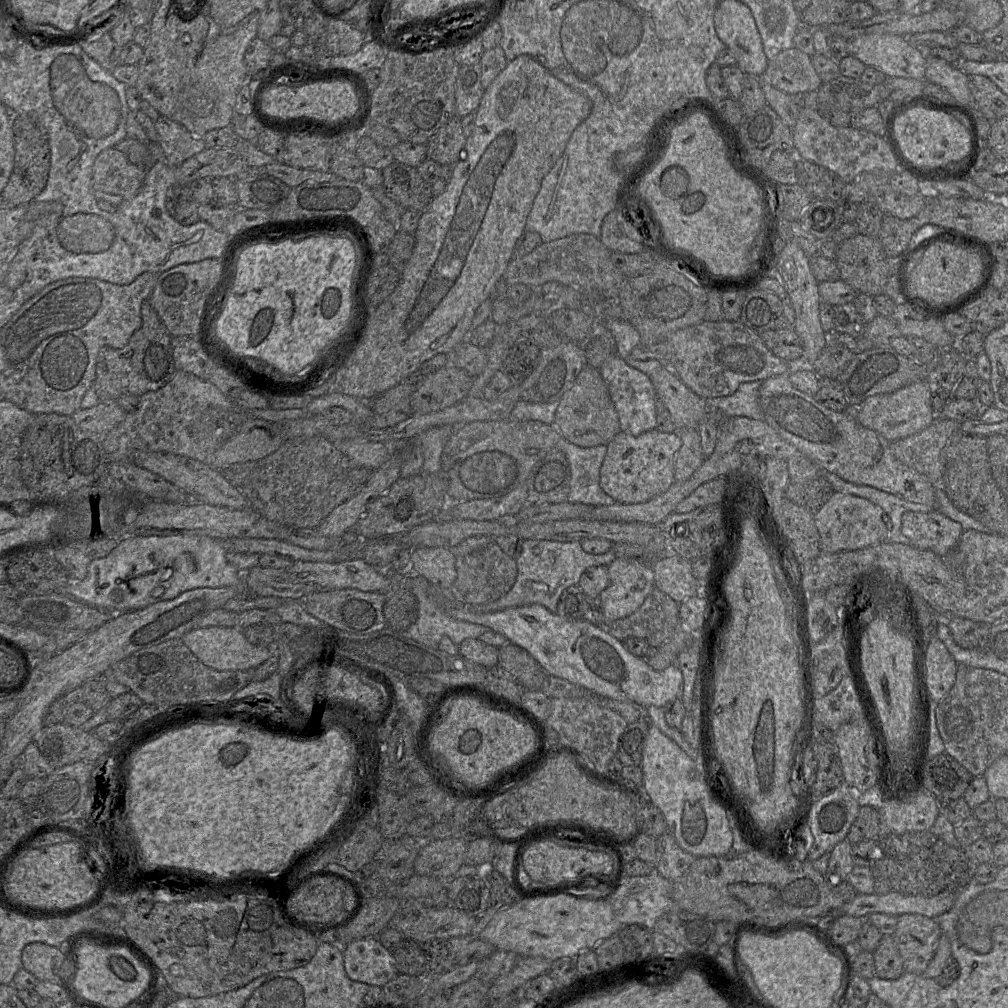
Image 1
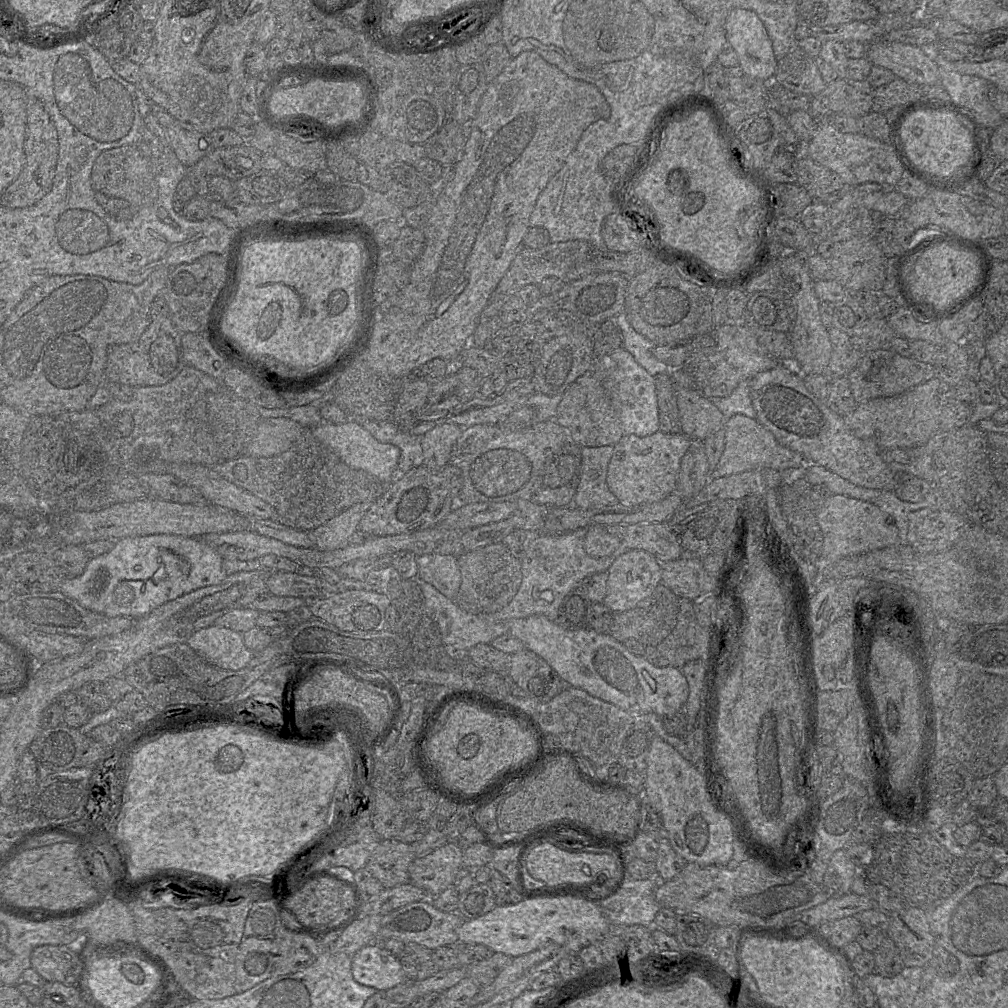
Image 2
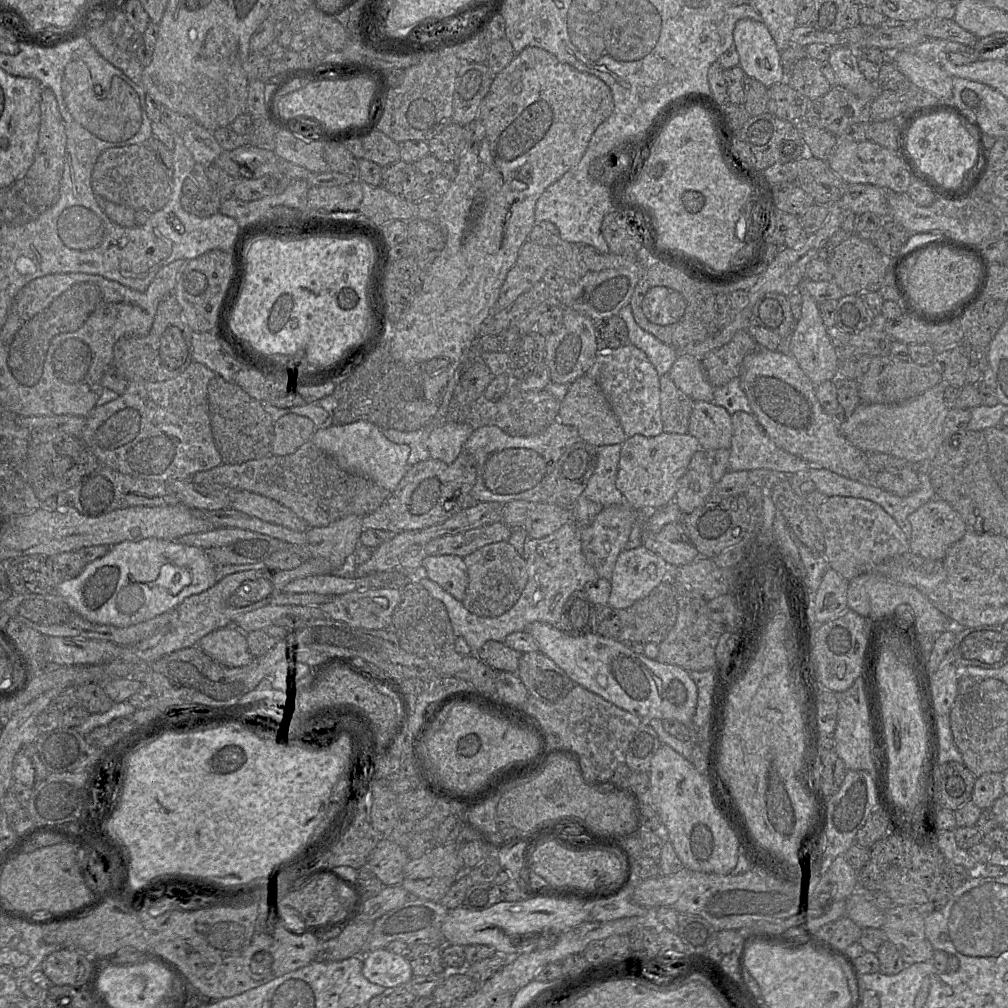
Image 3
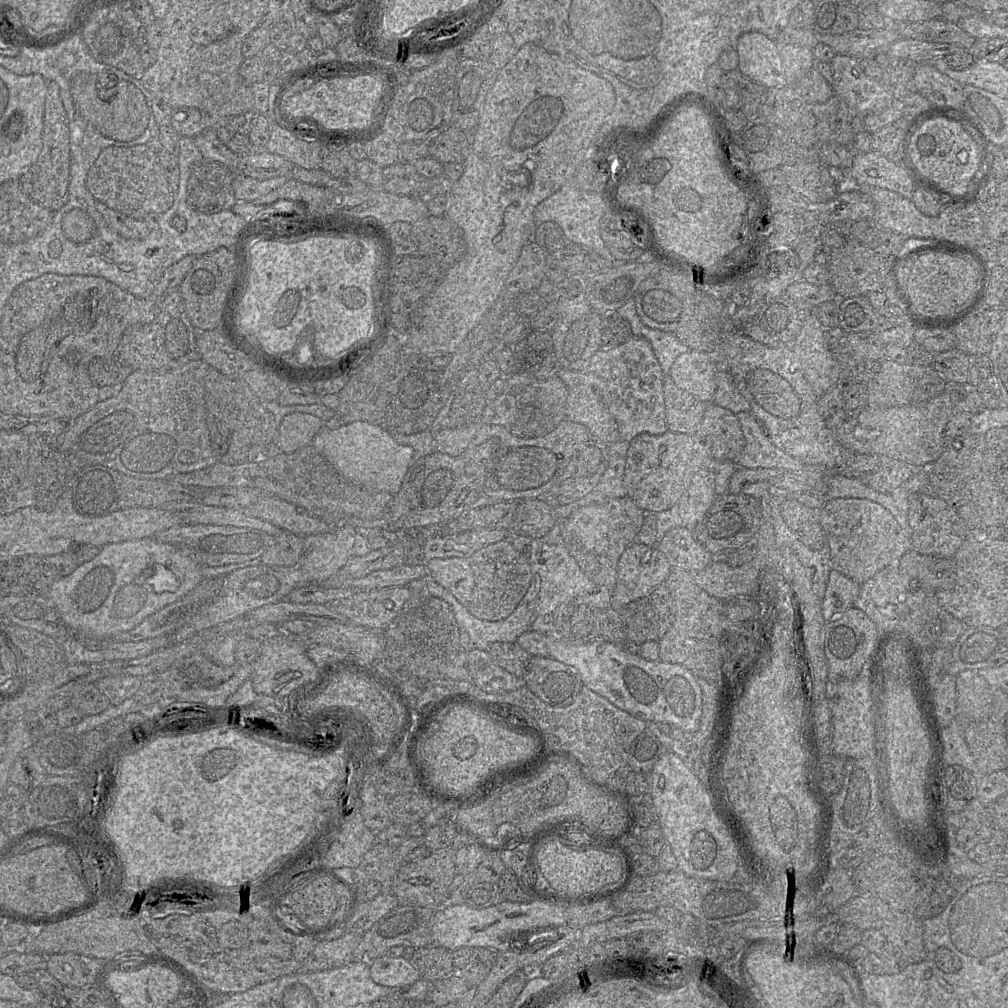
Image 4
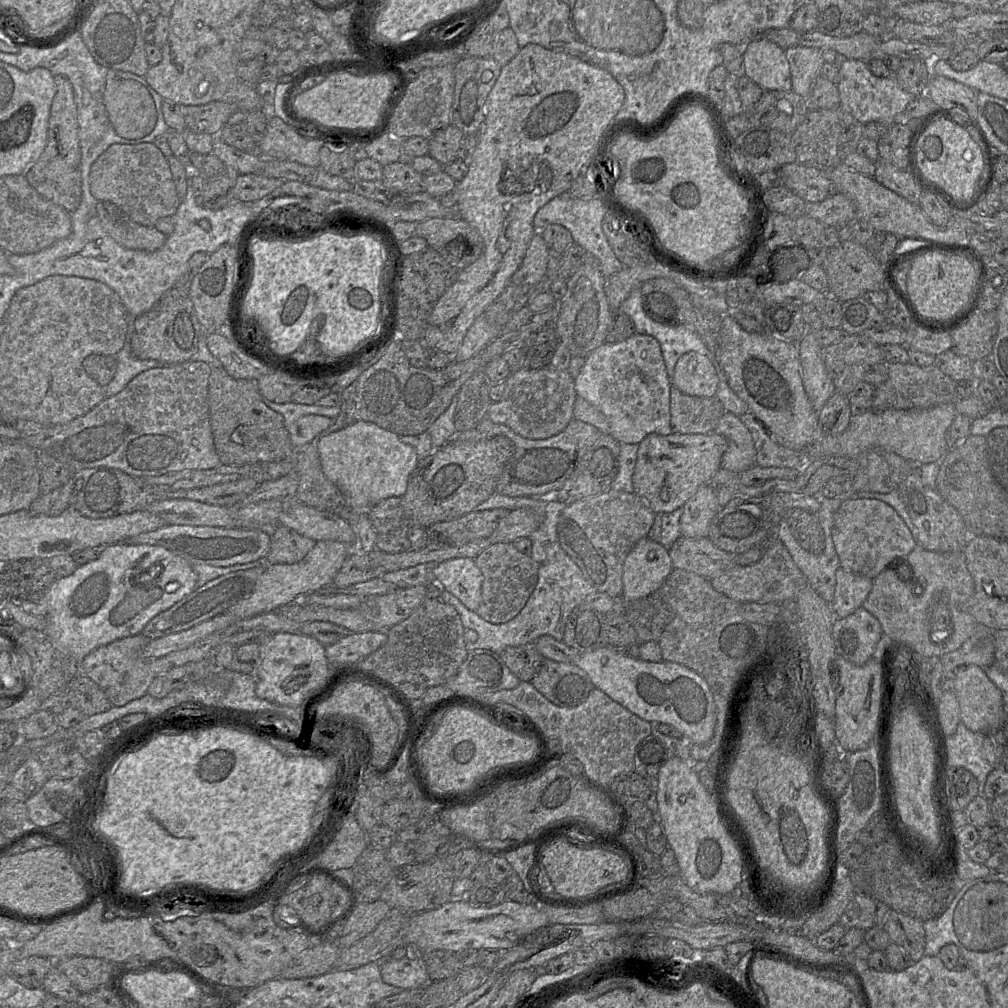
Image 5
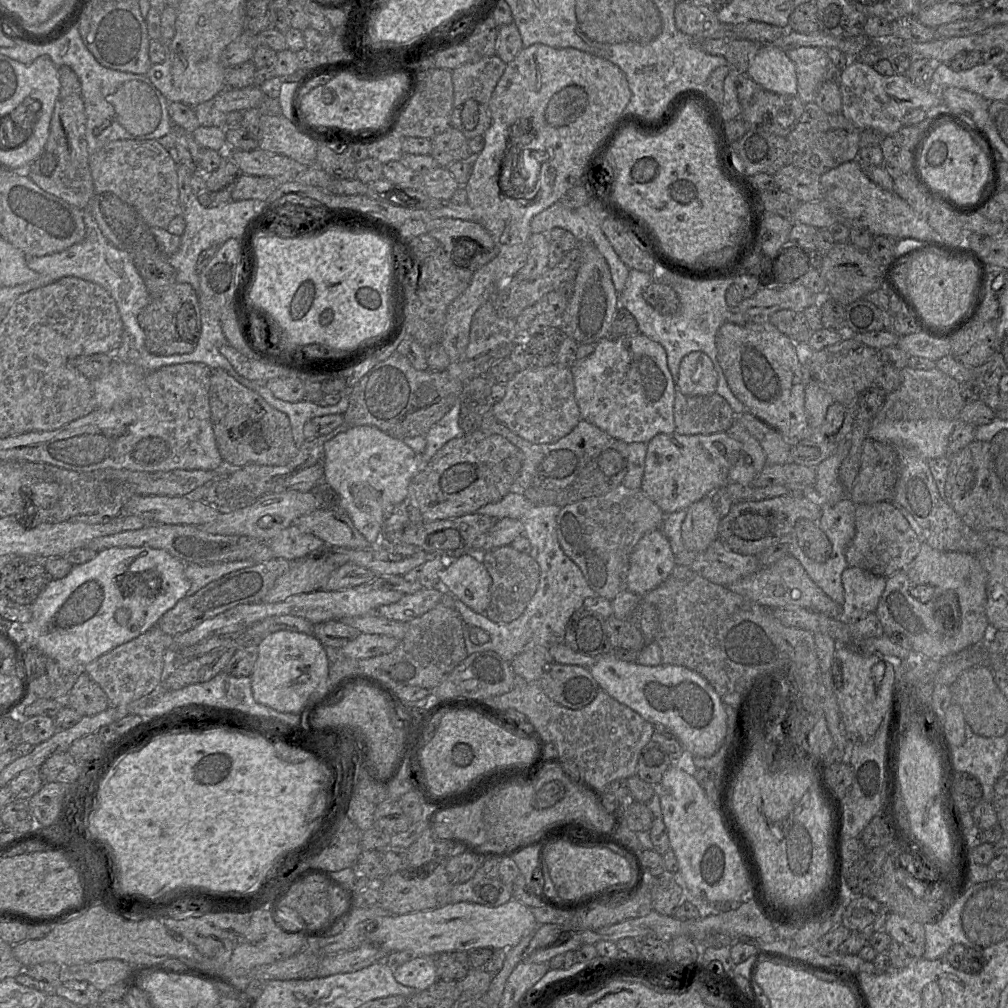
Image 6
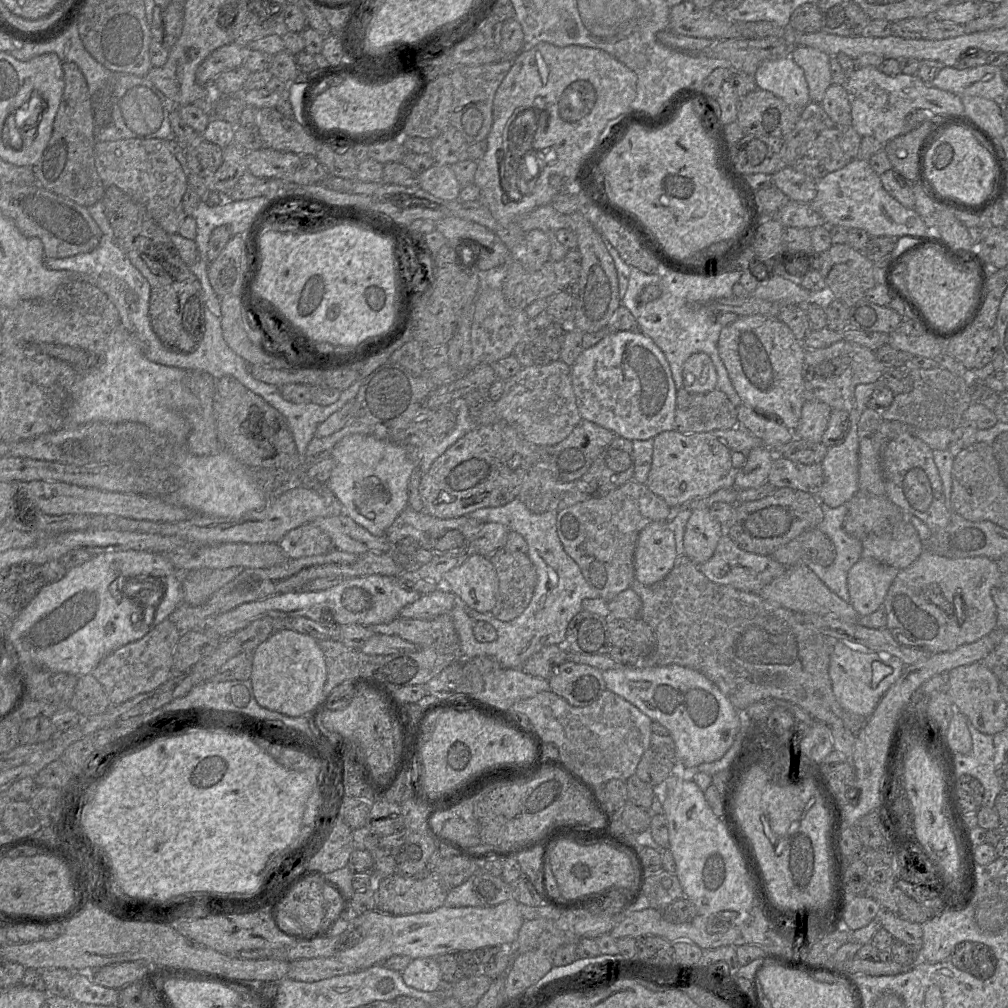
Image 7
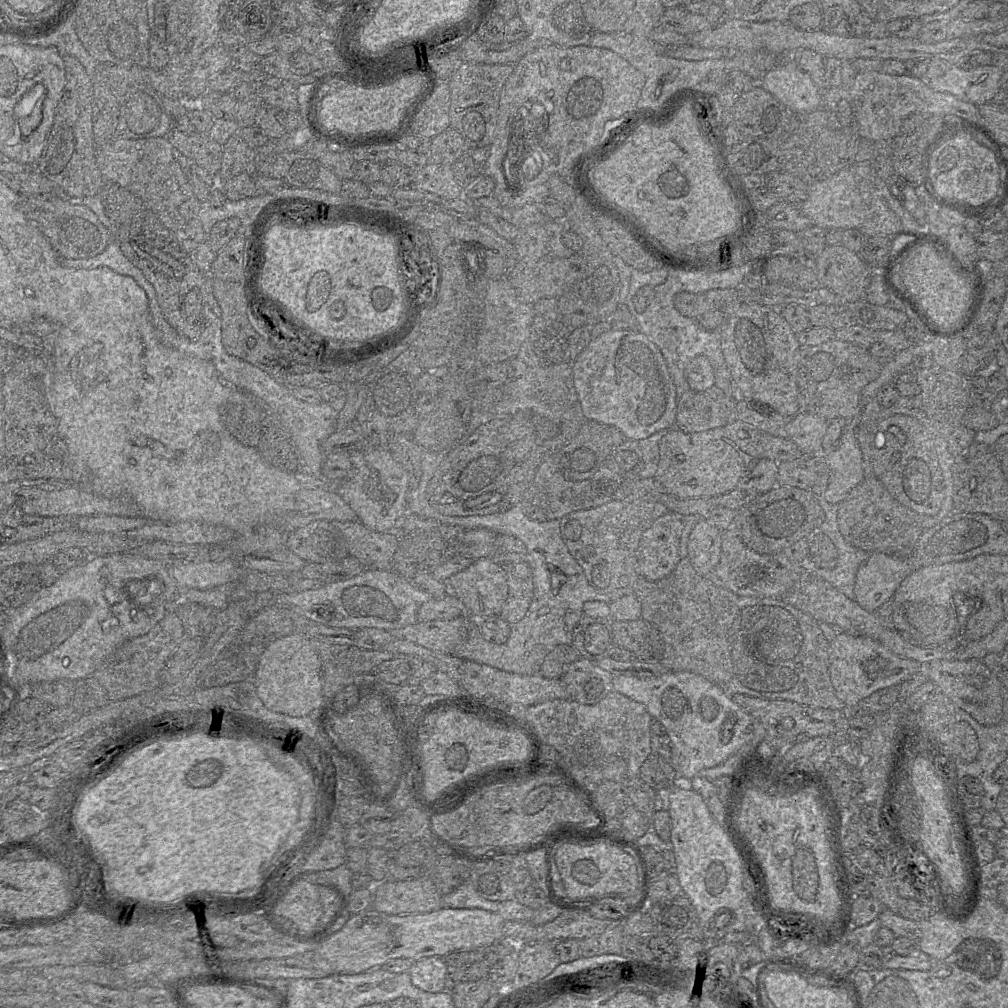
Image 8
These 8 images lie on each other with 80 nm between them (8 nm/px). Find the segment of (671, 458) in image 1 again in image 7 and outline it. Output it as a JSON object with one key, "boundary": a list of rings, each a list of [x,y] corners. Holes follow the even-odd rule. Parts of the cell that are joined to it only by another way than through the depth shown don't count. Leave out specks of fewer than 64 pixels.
{"boundary":[[[739,426],[690,434],[683,434],[676,429],[664,431],[654,438],[652,465],[645,484],[670,508],[686,507],[686,504],[694,499],[706,497],[720,489],[734,487],[735,477],[745,465],[750,451],[760,445],[763,444],[759,438]]]}

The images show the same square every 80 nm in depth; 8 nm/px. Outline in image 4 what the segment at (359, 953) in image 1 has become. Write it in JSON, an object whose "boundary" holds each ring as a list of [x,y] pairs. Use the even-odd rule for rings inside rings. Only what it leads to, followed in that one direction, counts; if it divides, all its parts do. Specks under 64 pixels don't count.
{"boundary":[[[385,954],[369,962],[371,978],[382,986],[402,988],[421,978],[418,970],[404,956]]]}

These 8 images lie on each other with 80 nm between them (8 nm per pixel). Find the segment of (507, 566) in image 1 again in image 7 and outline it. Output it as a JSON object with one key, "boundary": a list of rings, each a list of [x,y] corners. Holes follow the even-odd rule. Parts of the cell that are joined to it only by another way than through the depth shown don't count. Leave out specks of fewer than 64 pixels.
{"boundary":[[[500,548],[488,556],[498,578],[496,604],[491,613],[501,621],[511,621],[528,606],[537,583],[536,569],[525,553]]]}

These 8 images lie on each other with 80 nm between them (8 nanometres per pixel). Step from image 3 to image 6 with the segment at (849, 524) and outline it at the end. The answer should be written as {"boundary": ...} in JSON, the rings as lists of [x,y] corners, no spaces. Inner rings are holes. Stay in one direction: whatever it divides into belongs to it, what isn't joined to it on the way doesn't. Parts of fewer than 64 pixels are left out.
{"boundary":[[[892,501],[856,504],[856,533],[845,553],[850,567],[890,577],[909,565],[918,555],[920,547],[916,532]]]}

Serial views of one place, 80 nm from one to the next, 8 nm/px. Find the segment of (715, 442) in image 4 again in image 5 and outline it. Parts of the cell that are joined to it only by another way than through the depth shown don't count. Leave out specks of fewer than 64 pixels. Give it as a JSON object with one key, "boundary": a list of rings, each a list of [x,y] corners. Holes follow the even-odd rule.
{"boundary":[[[725,412],[713,432],[727,440],[727,449],[721,459],[721,468],[741,473],[755,464],[754,441],[739,416]]]}

